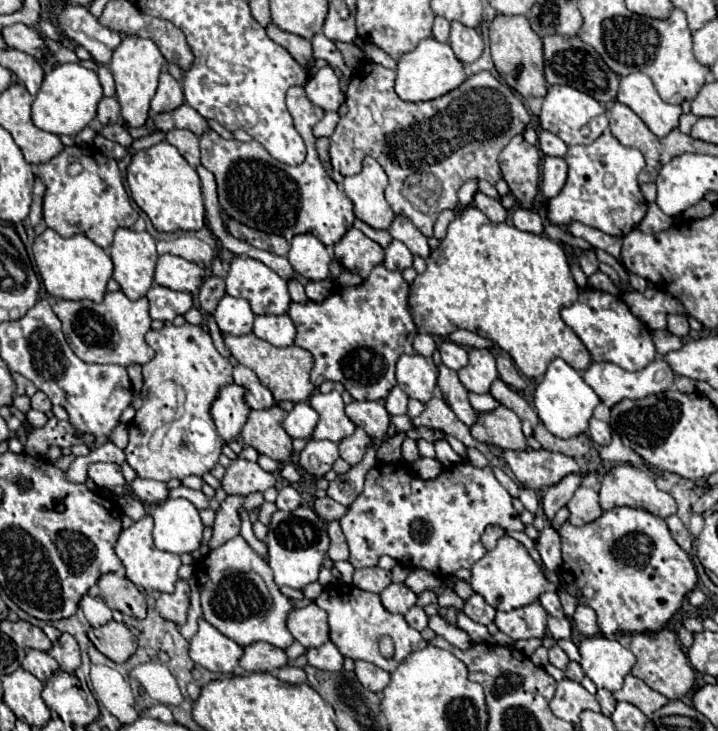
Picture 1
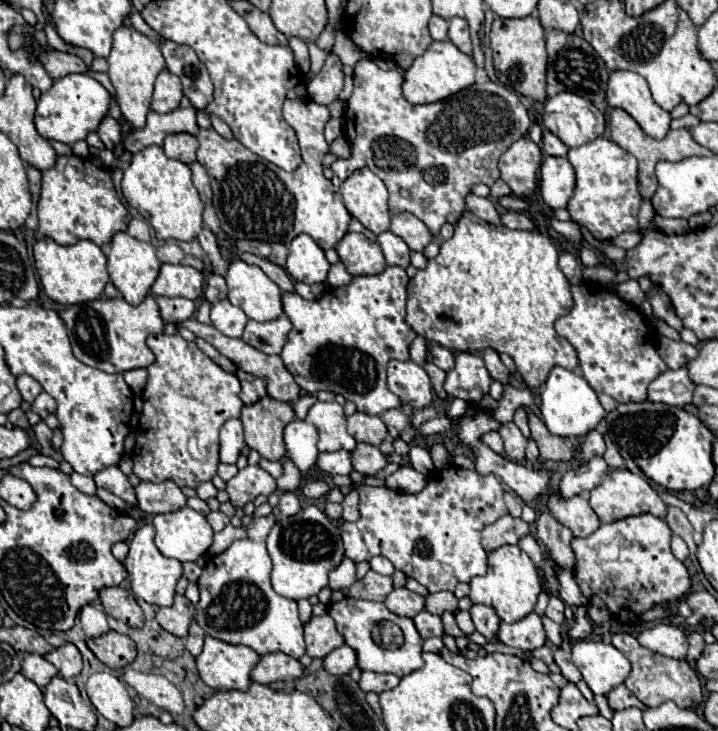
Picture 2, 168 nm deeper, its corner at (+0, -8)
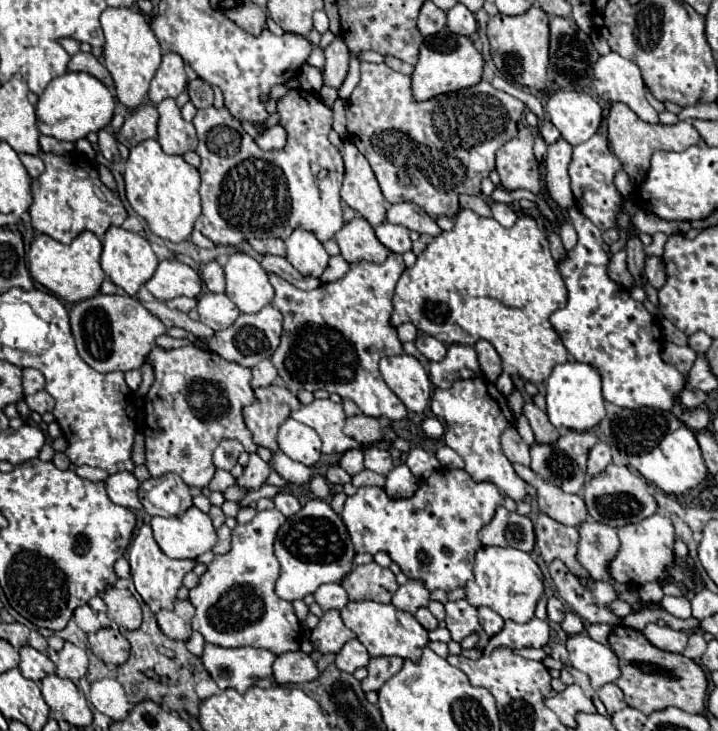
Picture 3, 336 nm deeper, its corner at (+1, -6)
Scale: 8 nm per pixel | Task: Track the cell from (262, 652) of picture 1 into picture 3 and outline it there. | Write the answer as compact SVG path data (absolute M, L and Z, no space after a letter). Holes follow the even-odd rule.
M297 650L297 652L285 652L275 658L273 662L273 678L277 684L301 684L311 682L319 676L319 670L309 654Z

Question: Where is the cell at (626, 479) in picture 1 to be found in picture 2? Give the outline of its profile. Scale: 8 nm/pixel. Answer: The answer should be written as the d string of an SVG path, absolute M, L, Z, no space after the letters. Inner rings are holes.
M626 468L610 470L604 476L602 484L590 492L590 506L596 512L596 516L600 518L600 522L604 522L604 524L616 522L616 520L622 520L628 516L638 516L638 514L654 514L658 518L666 516L666 504L662 502L658 492L650 486L648 478L632 474Z

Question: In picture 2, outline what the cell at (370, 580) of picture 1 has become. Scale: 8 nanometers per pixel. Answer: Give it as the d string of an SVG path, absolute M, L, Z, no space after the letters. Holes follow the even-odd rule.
M368 570L368 574L362 580L358 580L356 584L350 586L348 596L362 598L362 600L384 602L390 592L392 592L392 578L382 576L382 574L374 572L374 570Z

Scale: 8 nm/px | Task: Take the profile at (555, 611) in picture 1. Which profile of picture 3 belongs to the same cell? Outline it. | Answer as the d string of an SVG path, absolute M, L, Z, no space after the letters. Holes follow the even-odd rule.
M551 596L549 602L547 602L547 616L549 616L549 620L551 622L561 622L563 620L563 610L565 610L563 602L559 598Z

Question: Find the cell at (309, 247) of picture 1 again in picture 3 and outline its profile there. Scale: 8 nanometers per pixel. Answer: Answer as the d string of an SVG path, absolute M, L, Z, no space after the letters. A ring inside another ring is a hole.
M297 228L287 240L287 260L293 268L297 268L303 276L319 278L329 264L329 254L323 244L315 238L315 234Z

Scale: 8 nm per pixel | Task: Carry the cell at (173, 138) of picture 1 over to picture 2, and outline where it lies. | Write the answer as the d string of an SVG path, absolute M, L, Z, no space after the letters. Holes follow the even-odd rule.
M176 132L176 134L166 136L162 148L168 158L180 160L184 164L192 164L196 160L198 140L196 140L196 136L188 134L188 132Z

